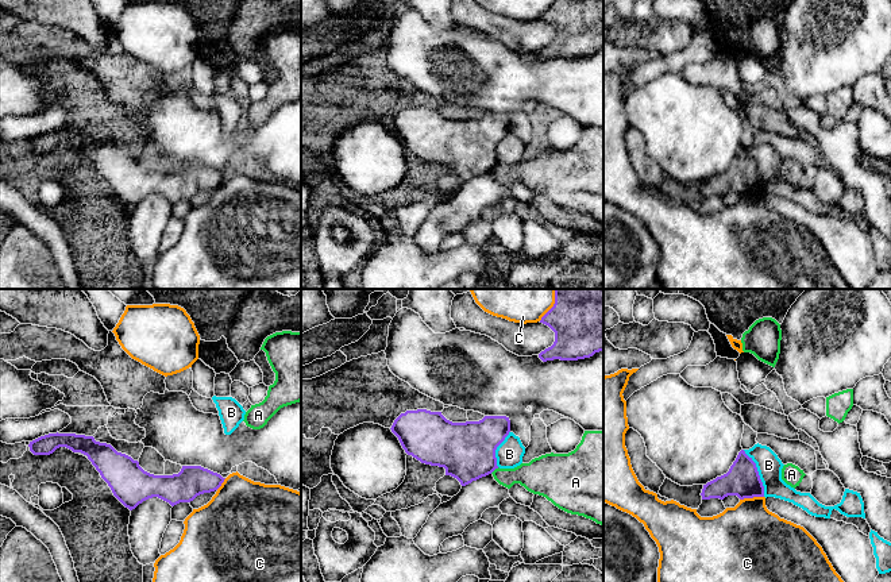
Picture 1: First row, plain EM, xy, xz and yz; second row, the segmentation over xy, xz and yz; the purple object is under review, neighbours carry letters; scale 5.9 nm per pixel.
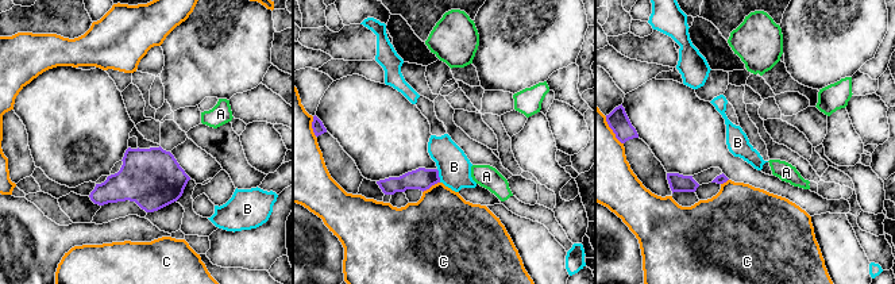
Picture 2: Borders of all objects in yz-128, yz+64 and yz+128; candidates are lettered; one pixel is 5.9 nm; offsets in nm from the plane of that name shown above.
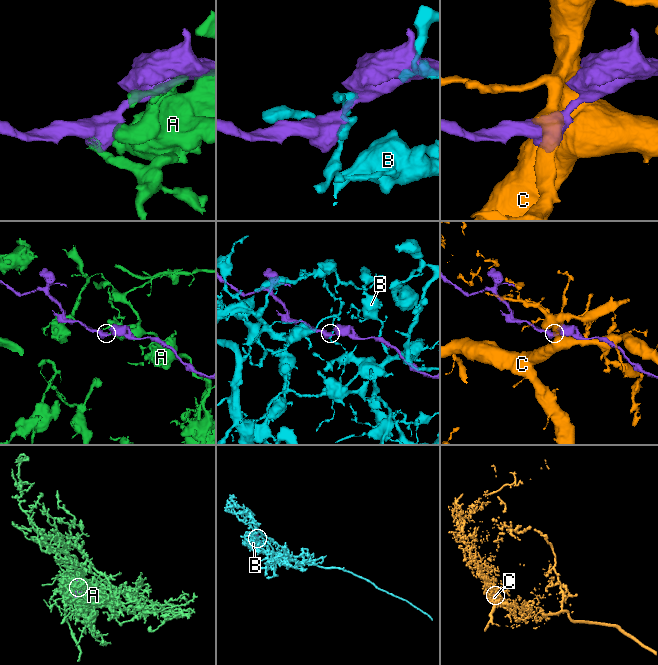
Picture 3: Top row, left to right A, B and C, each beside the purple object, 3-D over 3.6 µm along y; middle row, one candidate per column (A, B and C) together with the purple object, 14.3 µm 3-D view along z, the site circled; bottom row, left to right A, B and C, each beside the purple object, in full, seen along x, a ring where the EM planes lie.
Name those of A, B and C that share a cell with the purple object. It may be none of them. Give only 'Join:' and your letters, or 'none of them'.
Join: none of them

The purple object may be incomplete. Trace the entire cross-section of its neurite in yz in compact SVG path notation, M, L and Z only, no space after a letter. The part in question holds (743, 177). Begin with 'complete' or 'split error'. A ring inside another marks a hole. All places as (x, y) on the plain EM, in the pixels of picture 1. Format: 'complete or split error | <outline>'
complete | M741 147L729 169L703 182L702 197L737 193L740 197L764 194L756 161Z

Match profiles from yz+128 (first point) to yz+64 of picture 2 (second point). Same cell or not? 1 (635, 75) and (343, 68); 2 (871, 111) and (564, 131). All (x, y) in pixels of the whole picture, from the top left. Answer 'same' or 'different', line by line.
1: same
2: same

